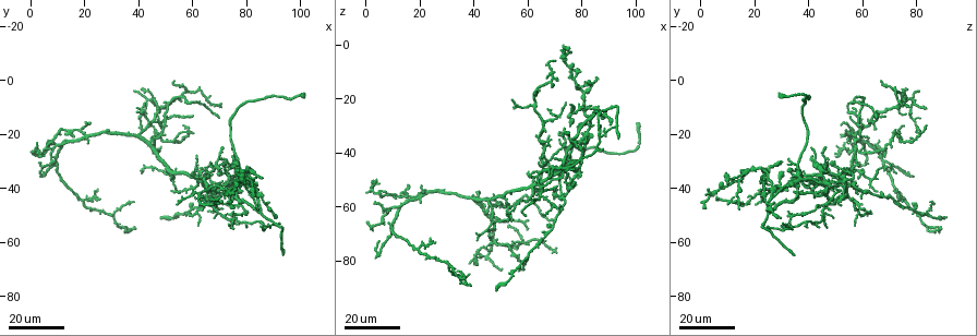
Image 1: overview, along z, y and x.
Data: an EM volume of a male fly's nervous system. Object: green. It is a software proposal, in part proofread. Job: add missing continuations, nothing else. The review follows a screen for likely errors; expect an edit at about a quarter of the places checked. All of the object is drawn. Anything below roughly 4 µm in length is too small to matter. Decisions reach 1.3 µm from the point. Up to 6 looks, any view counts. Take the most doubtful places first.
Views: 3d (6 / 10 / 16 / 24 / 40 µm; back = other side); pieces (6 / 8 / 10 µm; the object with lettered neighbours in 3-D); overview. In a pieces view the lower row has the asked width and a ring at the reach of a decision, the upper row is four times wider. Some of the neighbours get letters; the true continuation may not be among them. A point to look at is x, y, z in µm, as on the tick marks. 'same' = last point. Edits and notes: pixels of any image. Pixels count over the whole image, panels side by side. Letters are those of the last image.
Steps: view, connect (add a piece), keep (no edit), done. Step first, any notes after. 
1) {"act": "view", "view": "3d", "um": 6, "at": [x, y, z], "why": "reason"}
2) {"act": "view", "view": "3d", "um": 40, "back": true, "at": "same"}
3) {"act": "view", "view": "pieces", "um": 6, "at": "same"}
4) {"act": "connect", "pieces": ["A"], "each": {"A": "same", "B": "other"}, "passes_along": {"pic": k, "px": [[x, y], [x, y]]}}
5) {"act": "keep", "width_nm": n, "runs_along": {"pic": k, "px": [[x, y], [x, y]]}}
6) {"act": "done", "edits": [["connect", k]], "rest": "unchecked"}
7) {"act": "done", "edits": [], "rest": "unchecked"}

{"act": "view", "view": "3d", "um": 24, "at": [94, 65, 35], "why": "free end"}

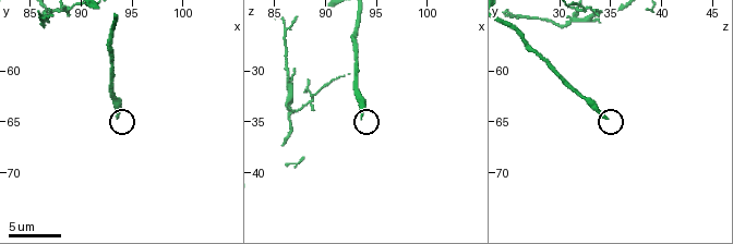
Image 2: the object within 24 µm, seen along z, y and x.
{"act": "view", "view": "3d", "um": 6, "at": [93.8, 64.4, 34.4], "why": "closer look"}

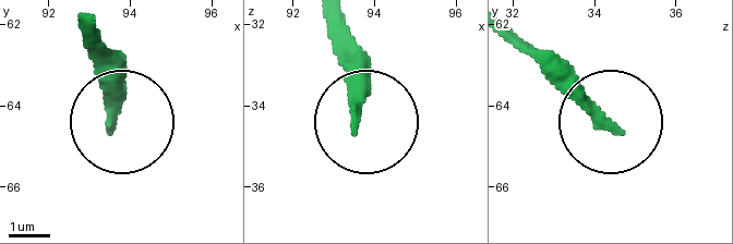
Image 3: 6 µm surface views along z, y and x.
{"act": "view", "view": "pieces", "um": 10, "at": [93.55, 64.60, 34.45]}

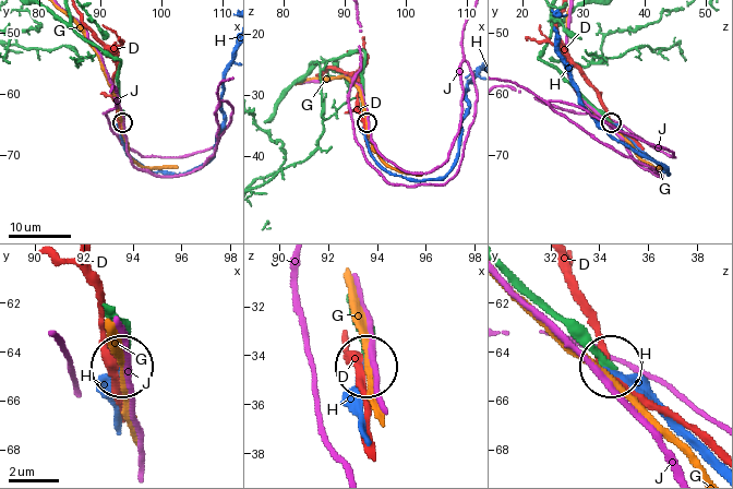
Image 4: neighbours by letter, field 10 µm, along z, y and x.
{"act": "connect", "pieces": ["H"], "each": {"D": "other", "G": "other", "H": "same", "J": "other"}, "passes_along": {"pic": 4, "px": [[593, 105], [668, 174]]}, "found": "the cell continues"}

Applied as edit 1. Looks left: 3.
{"act": "view", "view": "overview"}

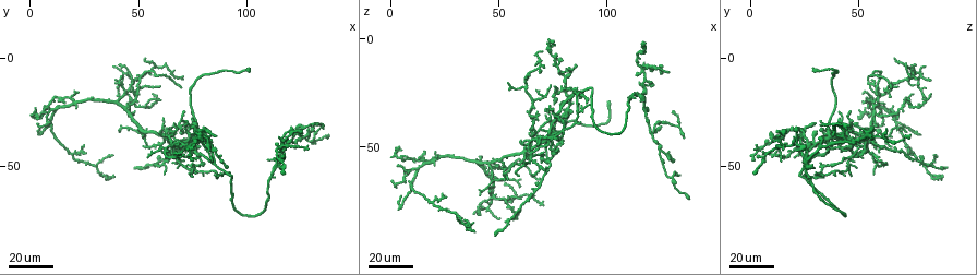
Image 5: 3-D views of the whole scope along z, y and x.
{"act": "view", "view": "3d", "um": 40, "at": [72, 43, 59], "why": "tapers out"}

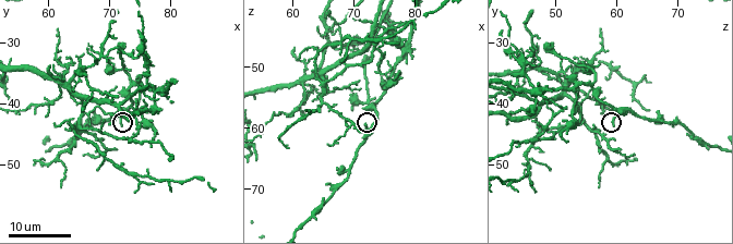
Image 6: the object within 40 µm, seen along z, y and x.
{"act": "view", "view": "pieces", "um": 8, "at": [72.0, 43.5, 59.5]}

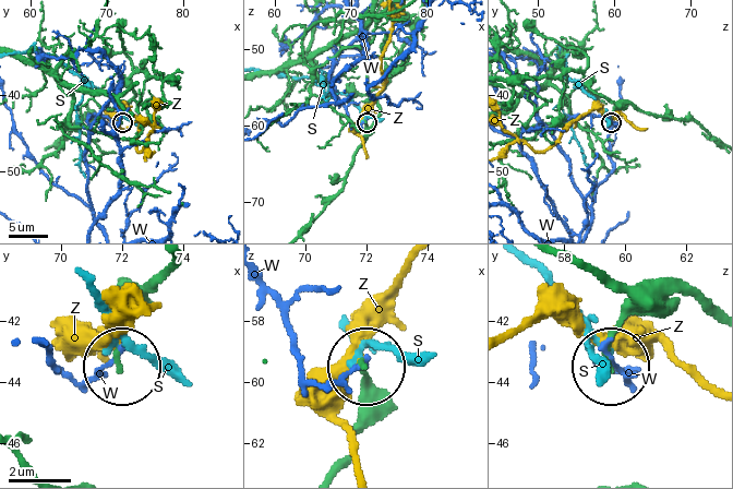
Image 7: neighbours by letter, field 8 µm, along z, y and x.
{"act": "keep", "each": {"S": "other", "W": "other", "Z": "other"}, "found": "no lettered piece goes on from it"}

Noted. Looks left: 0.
{"act": "done", "edits": [["connect", 4]], "rest": "unchecked"}

